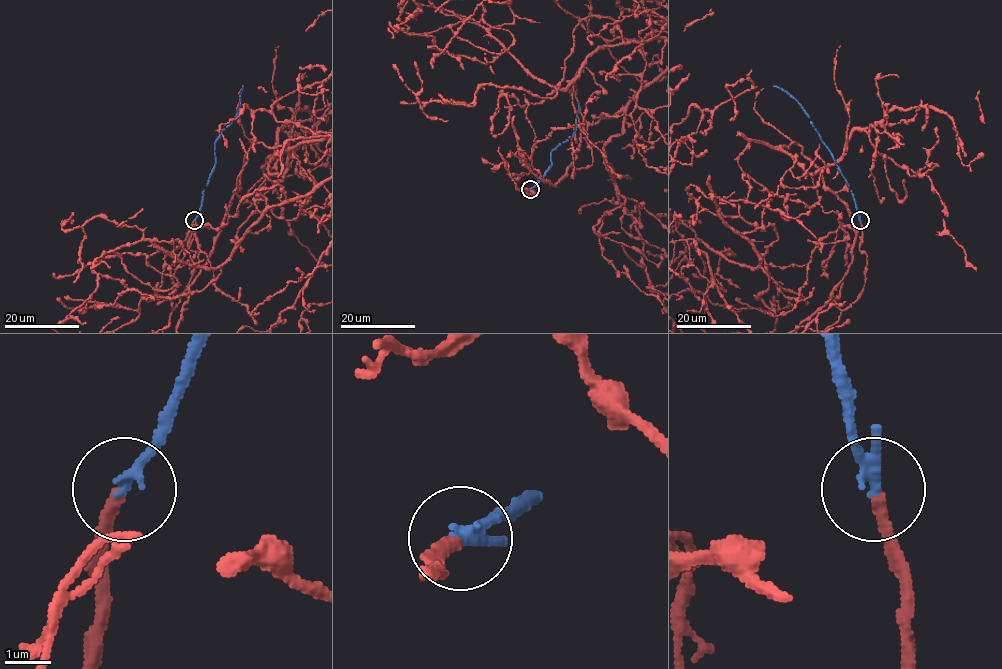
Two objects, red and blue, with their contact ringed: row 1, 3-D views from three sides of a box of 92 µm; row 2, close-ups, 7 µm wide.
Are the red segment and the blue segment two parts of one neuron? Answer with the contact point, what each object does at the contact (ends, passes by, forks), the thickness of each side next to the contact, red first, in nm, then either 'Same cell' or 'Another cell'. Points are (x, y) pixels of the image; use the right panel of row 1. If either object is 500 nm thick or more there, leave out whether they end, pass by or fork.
Place: (860, 220). At the ring red ends. At the ring blue passes by. Thickness 240 nm (red) against 200 nm. Same cell

